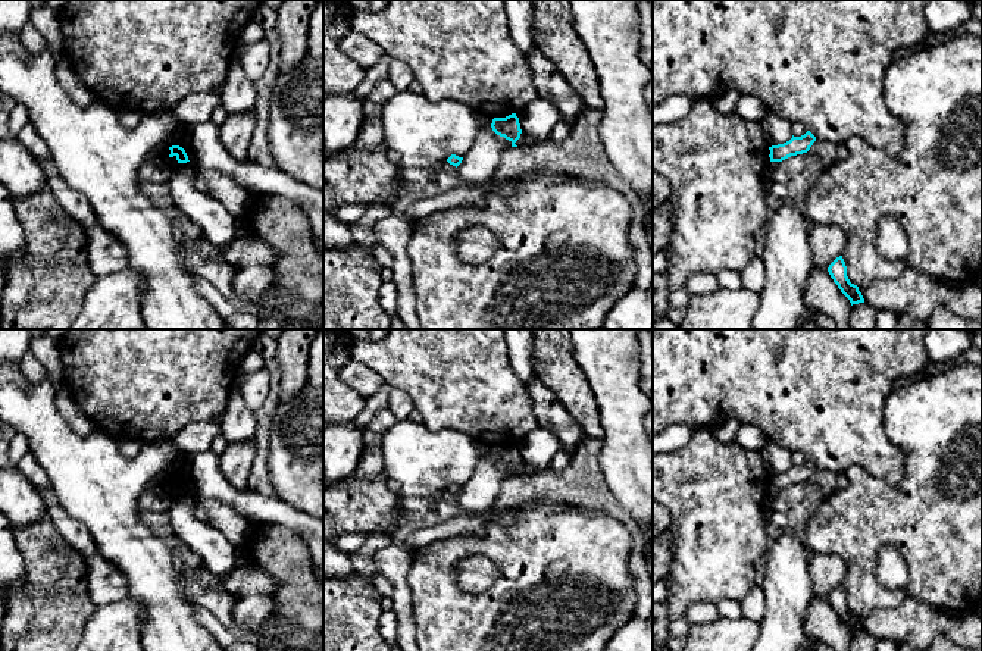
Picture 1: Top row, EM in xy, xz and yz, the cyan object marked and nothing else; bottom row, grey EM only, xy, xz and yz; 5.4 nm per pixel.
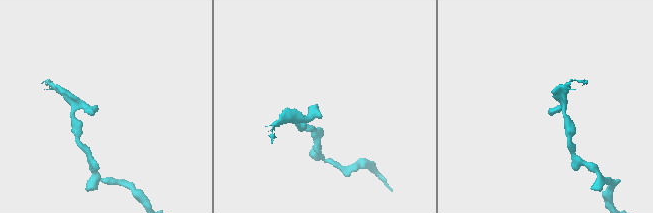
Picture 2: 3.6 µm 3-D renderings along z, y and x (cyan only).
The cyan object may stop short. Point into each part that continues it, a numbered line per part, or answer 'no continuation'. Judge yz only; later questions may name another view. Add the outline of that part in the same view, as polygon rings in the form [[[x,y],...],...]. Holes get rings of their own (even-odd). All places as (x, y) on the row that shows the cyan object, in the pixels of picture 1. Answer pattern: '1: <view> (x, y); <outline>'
no continuation

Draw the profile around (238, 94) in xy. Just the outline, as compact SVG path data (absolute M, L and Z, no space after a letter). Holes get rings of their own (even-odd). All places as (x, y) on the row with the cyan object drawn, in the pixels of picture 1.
M241 65L229 69L221 93L222 106L228 115L243 115L254 110L257 91Z

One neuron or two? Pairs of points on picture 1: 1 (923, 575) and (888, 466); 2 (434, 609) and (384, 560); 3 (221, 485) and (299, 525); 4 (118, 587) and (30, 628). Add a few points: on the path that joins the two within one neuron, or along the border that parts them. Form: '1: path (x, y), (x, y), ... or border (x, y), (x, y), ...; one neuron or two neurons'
1: border (906, 456), (904, 478), (897, 485), (863, 469); two neurons
2: border (412, 551), (407, 585), (415, 619); two neurons
3: path (240, 501), (280, 513); one neuron
4: border (85, 566), (87, 592), (96, 604); two neurons

